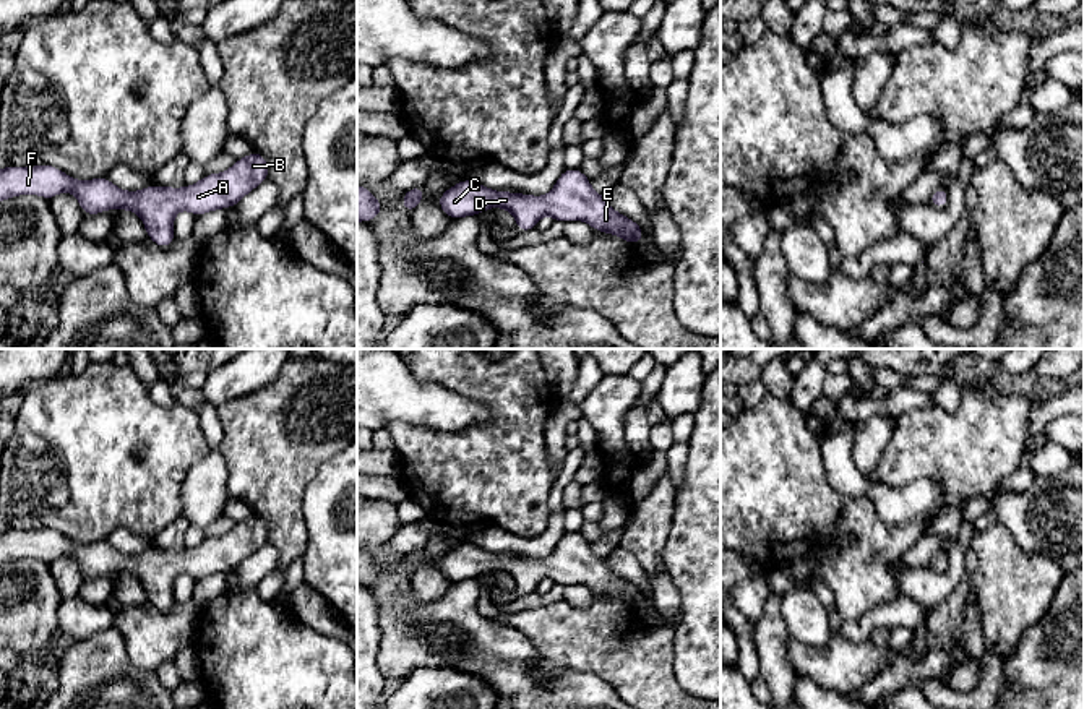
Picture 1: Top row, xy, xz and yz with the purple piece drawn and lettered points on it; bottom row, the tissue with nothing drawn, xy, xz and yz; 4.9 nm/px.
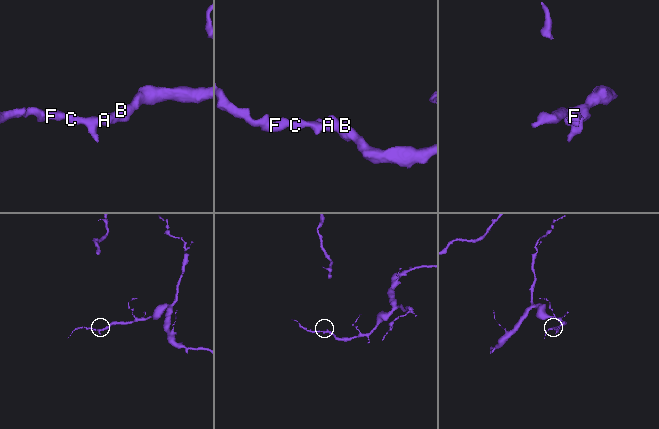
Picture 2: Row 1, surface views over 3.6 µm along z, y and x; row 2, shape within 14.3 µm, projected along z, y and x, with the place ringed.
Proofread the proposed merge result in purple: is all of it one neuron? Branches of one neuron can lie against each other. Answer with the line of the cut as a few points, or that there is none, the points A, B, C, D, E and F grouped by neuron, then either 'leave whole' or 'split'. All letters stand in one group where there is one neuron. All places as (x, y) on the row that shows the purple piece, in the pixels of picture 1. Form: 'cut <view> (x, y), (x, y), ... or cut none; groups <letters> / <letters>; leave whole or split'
cut none; groups A B C D E F; leave whole

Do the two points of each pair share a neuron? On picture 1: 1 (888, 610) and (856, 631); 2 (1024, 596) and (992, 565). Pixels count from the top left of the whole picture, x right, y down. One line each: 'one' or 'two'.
1: one
2: one

